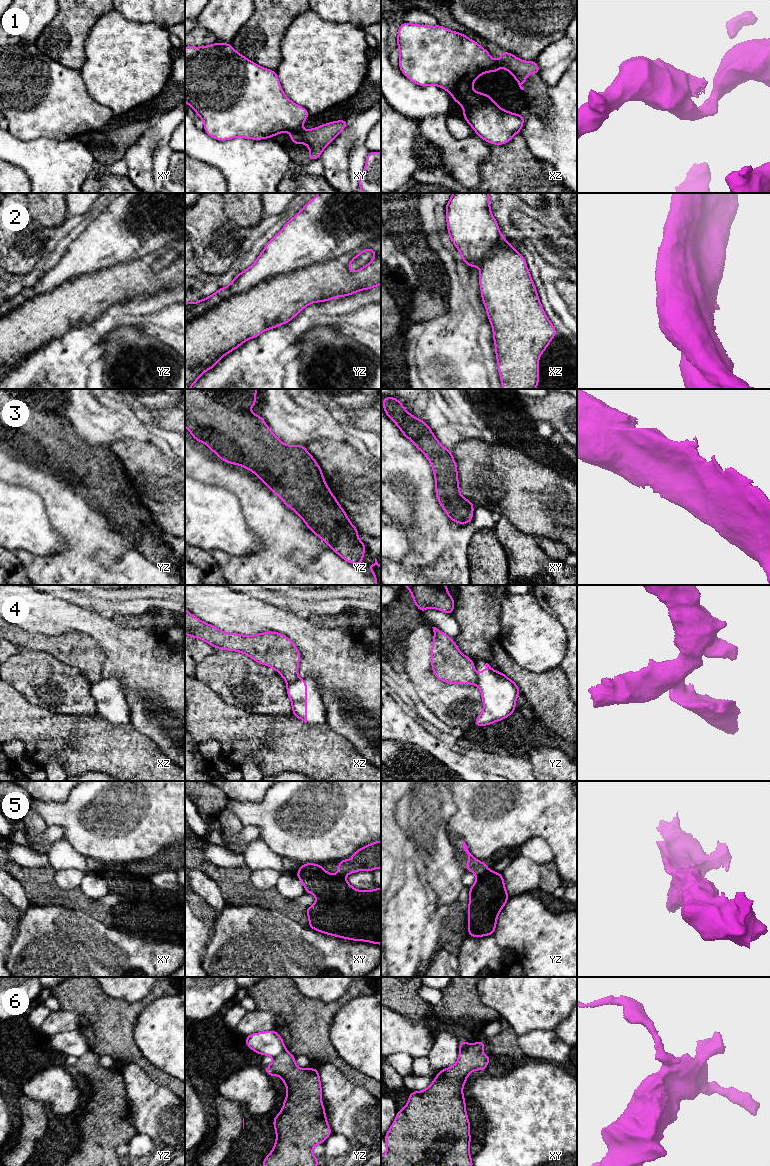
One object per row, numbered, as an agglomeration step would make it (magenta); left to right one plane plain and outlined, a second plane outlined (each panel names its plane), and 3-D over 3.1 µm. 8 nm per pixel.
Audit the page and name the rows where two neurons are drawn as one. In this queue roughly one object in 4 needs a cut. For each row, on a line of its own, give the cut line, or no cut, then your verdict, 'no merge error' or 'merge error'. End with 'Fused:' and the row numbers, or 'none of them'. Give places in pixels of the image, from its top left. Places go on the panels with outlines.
1: cut in xy along (300, 127), (290, 131); merge error
2: cut in yz along (377, 237), (337, 257), (278, 274), (232, 295), (185, 327); merge error
3: no cut; no merge error
4: cut in xz along (297, 678), (287, 683); merge error
5: no cut; no merge error
6: cut in xy along (471, 1045), (460, 1051); merge error
Fused: 1, 2, 4, 6

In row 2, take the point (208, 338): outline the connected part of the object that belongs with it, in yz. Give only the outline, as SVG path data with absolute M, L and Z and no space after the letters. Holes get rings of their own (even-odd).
M376 238L338 258L278 275L220 302L185 327L185 389L190 389L207 370L214 368L225 355L248 339L256 338L268 329L290 322L306 306L349 296L375 288L379 284L381 284L381 238ZM368 249L374 251L375 257L366 266L351 272L350 263Z

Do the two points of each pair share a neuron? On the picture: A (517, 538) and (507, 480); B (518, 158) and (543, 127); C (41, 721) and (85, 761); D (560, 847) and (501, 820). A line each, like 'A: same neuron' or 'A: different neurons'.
A: different neurons
B: different neurons
C: same neuron
D: same neuron

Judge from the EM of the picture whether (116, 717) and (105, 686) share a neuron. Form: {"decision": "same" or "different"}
{"decision": "same"}

